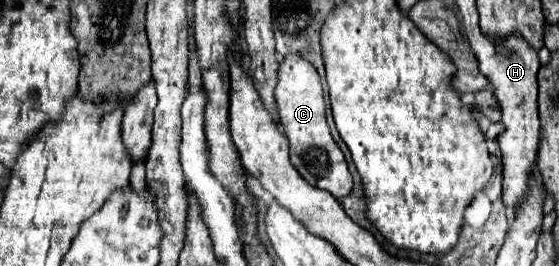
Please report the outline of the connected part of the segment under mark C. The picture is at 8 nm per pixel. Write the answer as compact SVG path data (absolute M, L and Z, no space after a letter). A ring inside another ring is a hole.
M286 56L278 70L276 102L280 112L282 130L290 142L290 160L306 182L316 188L328 190L336 198L346 198L352 192L352 176L344 160L342 150L334 142L326 124L326 106L322 96L322 84L316 68L300 56Z

